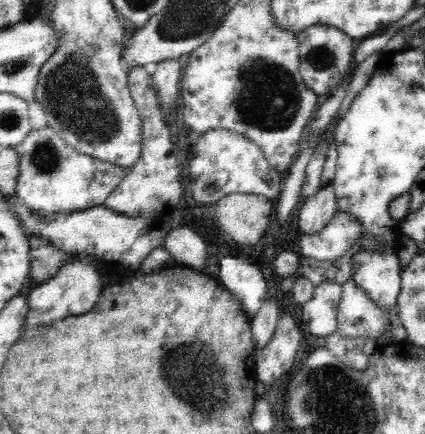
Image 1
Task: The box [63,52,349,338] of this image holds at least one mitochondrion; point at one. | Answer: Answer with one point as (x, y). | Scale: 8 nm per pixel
(269, 100)

